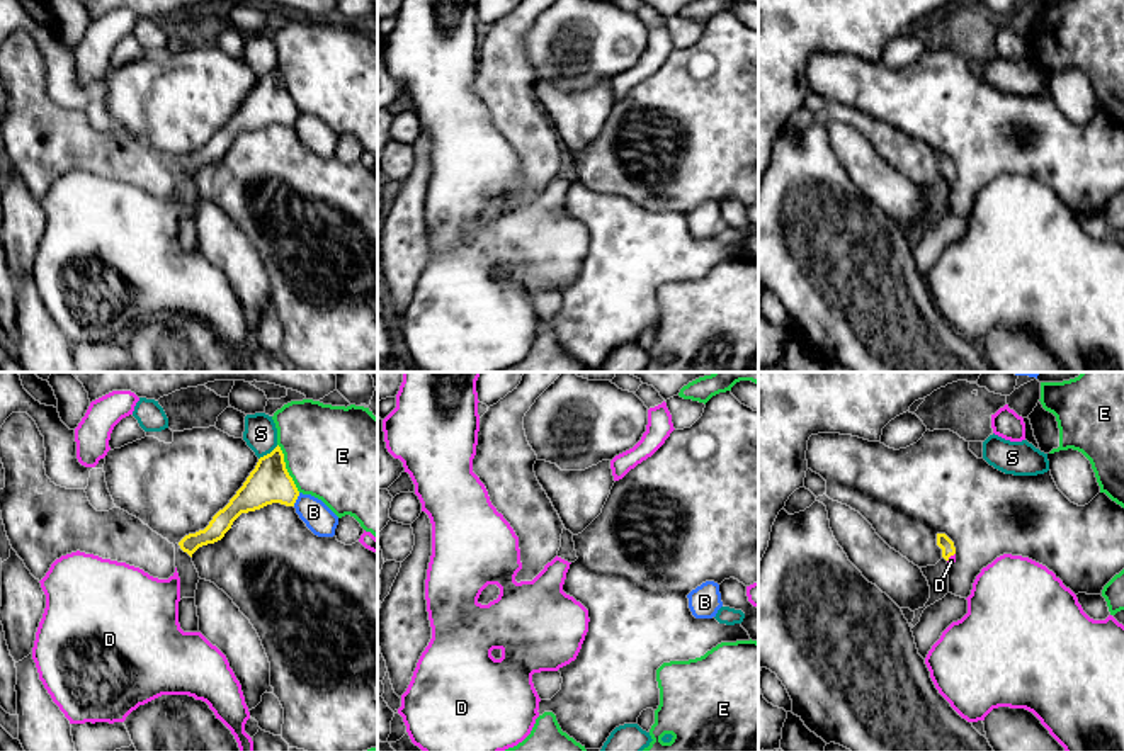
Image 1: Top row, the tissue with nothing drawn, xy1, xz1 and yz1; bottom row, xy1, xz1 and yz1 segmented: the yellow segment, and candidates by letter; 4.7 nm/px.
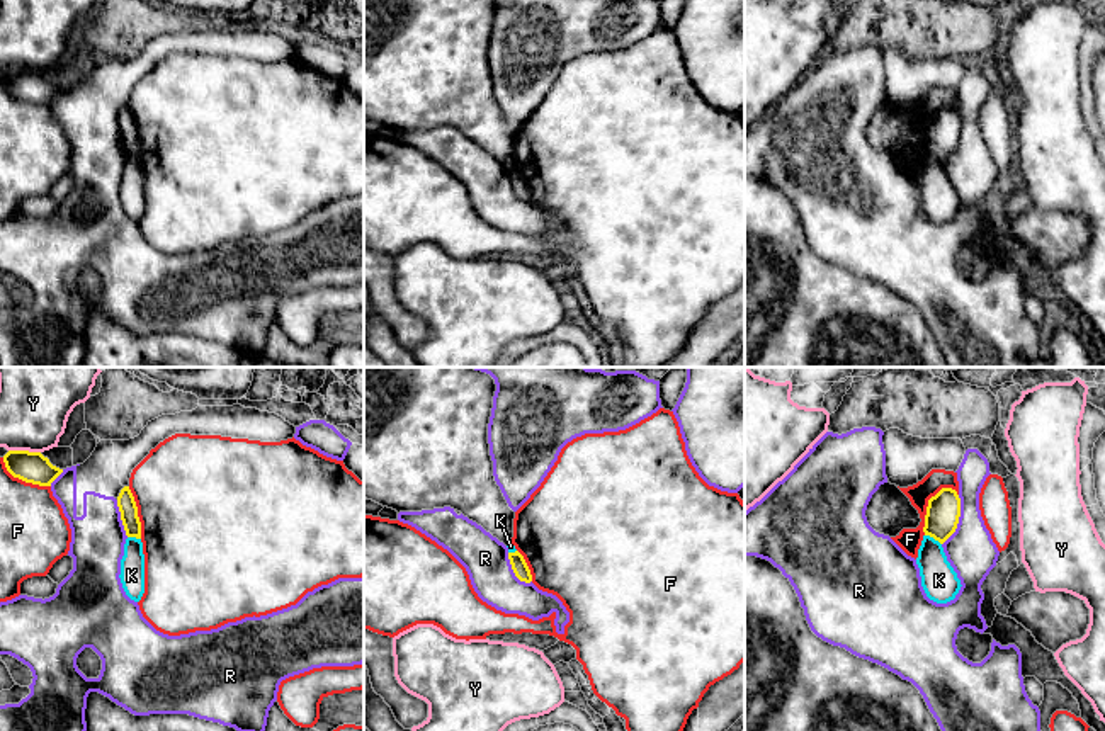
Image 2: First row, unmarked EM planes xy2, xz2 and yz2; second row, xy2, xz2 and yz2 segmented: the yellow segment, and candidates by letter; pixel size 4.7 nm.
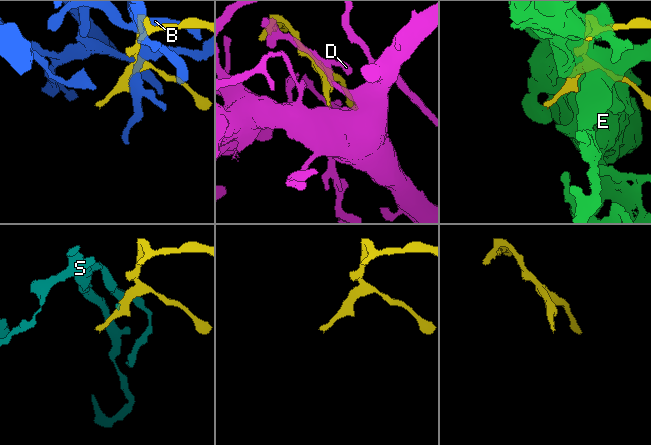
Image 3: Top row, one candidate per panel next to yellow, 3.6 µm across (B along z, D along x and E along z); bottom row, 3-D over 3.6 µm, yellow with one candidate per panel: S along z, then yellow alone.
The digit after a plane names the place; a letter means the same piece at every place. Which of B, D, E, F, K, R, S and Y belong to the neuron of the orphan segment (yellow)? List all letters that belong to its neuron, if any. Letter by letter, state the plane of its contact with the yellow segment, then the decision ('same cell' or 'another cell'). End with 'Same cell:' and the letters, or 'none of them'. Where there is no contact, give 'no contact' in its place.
B: contact in xy1; another cell
D: contact in yz1; same cell
E: contact in xy1; another cell
F: contact in yz2; another cell
K: contact in yz2; another cell
R: contact in yz2; another cell
S: contact in xy1; another cell
Y: contact in xy2; another cell
Same cell: D

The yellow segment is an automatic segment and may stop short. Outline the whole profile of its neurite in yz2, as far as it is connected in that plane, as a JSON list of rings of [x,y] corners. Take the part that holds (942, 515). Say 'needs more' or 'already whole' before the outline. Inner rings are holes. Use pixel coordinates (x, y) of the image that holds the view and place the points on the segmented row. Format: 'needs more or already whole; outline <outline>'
already whole; outline [[[942,488],[928,500],[923,532],[944,544],[955,532],[959,517],[960,498],[957,491]]]

